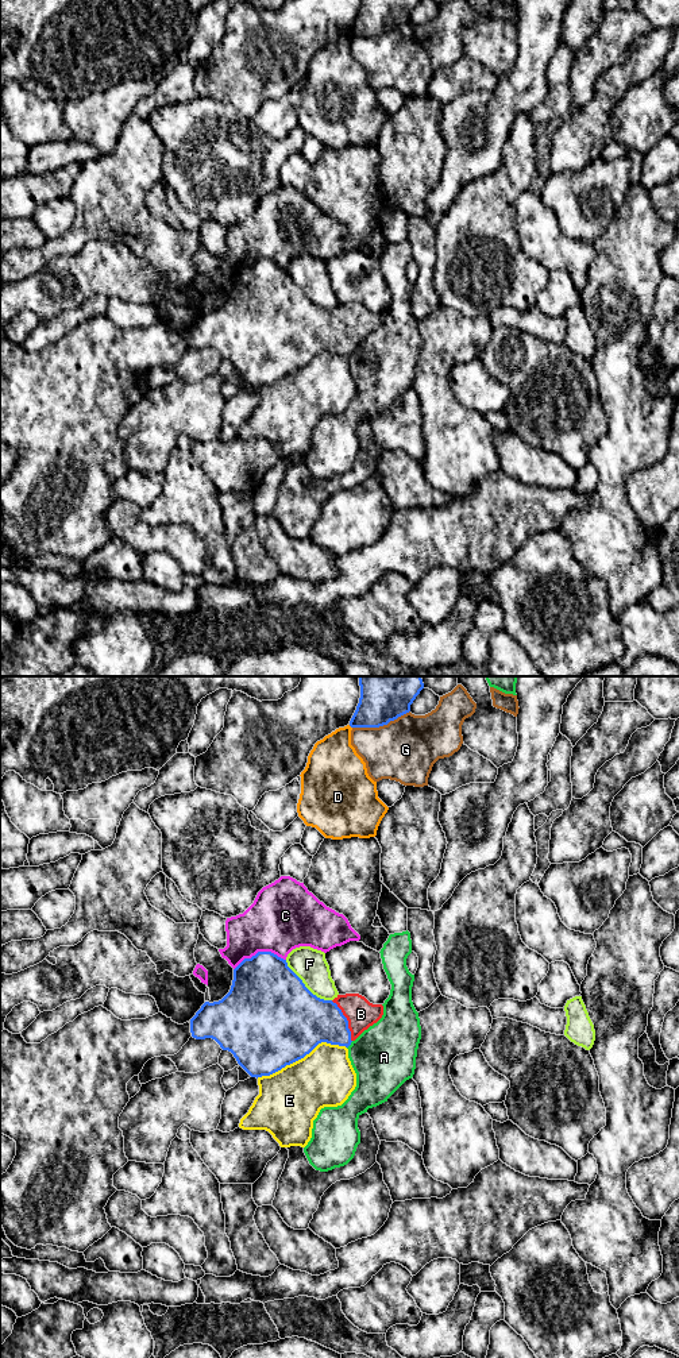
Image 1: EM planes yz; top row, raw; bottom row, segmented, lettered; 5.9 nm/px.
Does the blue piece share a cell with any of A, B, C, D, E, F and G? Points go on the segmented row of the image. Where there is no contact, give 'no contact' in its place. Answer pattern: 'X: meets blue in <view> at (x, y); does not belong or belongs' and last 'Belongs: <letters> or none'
A: meets blue in yz at (350, 1044); does not belong
B: meets blue in yz at (347, 1021); belongs
C: meets blue in yz at (259, 952); does not belong
D: no contact; does not belong
E: meets blue in yz at (301, 1057); does not belong
F: meets blue in yz at (304, 986); does not belong
G: meets blue in yz at (381, 725); does not belong
Belongs: B

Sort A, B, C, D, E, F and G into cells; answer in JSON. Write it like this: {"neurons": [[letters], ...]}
{"neurons": [["A"], ["B"], ["C"], ["D"], ["E"], ["F"], ["G"]]}

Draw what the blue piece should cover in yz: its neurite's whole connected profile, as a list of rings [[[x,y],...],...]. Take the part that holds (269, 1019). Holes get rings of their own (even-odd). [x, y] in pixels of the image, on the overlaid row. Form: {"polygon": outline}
{"polygon": [[[258,952],[251,958],[244,958],[235,969],[234,969],[234,980],[229,992],[219,1002],[205,1002],[201,1008],[196,1012],[196,1015],[190,1019],[190,1033],[196,1039],[212,1038],[215,1039],[223,1050],[228,1050],[234,1054],[238,1064],[251,1076],[251,1077],[262,1077],[270,1076],[286,1065],[290,1065],[306,1054],[309,1054],[319,1043],[327,1042],[331,1045],[339,1045],[348,1048],[352,1041],[355,1041],[364,1030],[377,1023],[383,1015],[382,1004],[373,1004],[364,996],[359,994],[346,994],[337,995],[333,1000],[324,1000],[313,995],[302,983],[302,980],[288,967],[286,960],[278,957],[271,952]]]}

